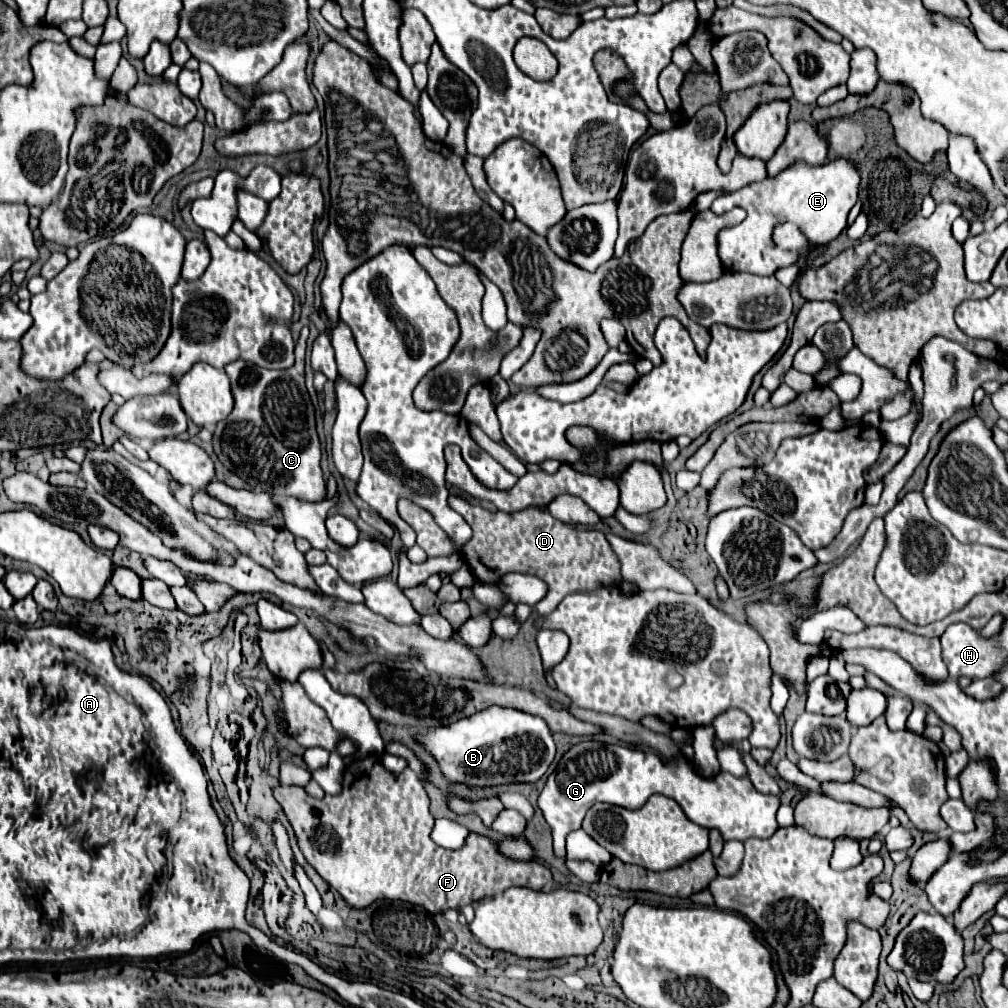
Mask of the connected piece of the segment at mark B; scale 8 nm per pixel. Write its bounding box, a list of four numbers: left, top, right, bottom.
[418,705,556,787]

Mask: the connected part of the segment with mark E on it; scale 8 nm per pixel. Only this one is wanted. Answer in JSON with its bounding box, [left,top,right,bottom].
[710,157,860,275]

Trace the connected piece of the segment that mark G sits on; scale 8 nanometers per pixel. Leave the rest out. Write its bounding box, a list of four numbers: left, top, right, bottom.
[538,741,780,857]

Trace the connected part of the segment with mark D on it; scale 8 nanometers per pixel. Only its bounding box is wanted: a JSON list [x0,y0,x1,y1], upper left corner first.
[448,497,622,615]

